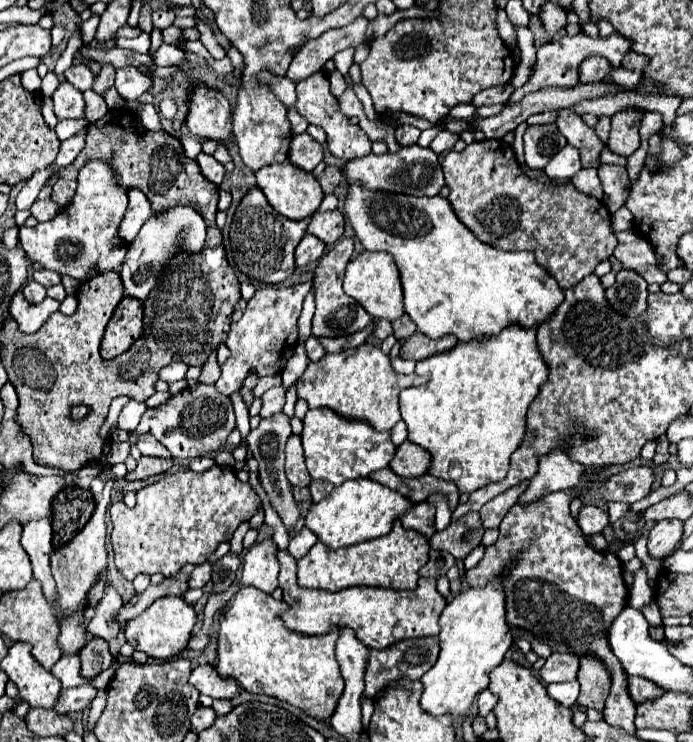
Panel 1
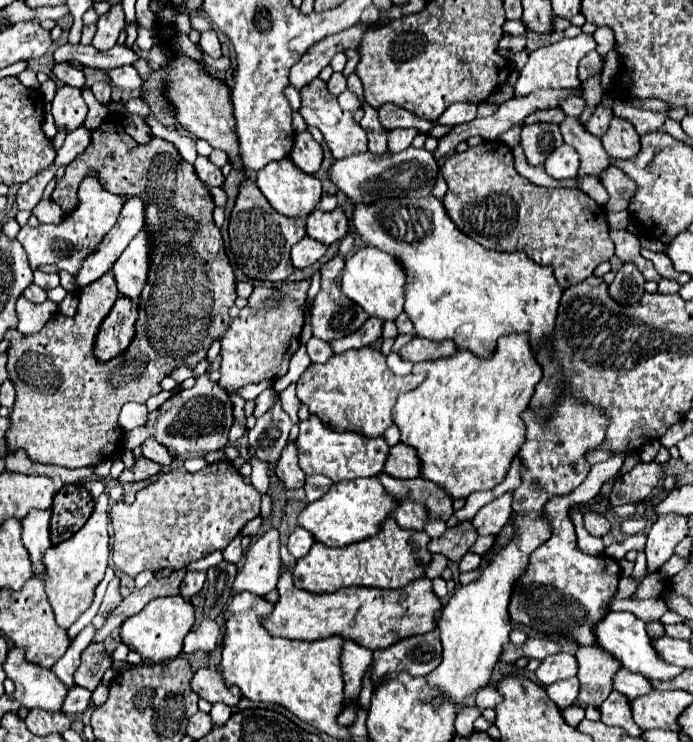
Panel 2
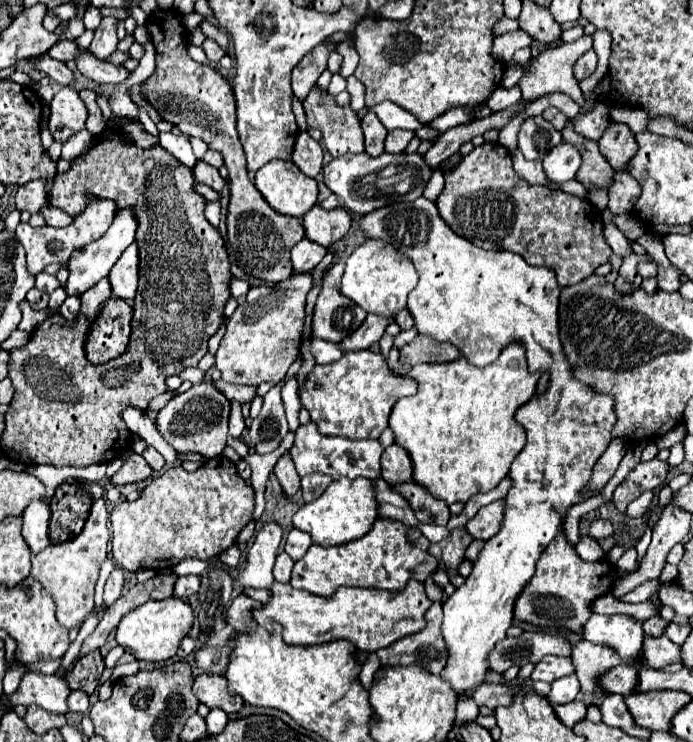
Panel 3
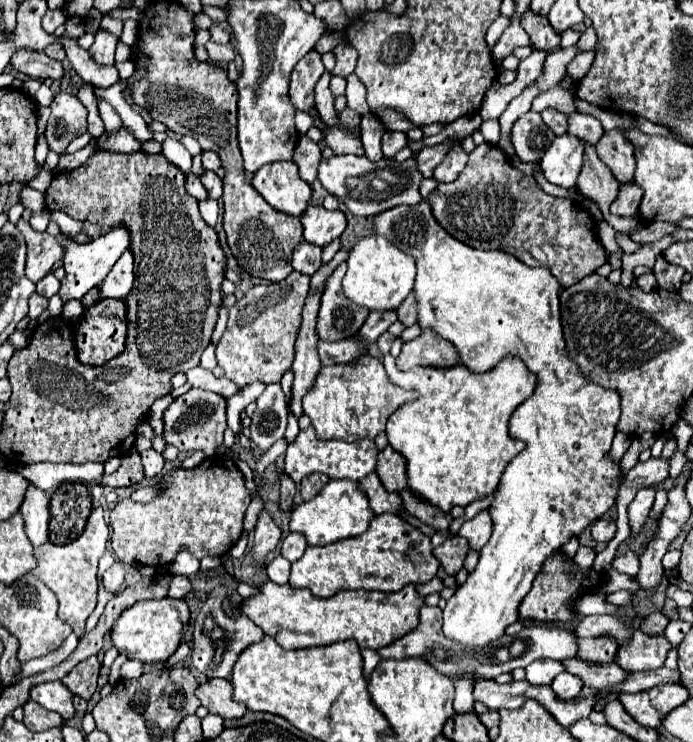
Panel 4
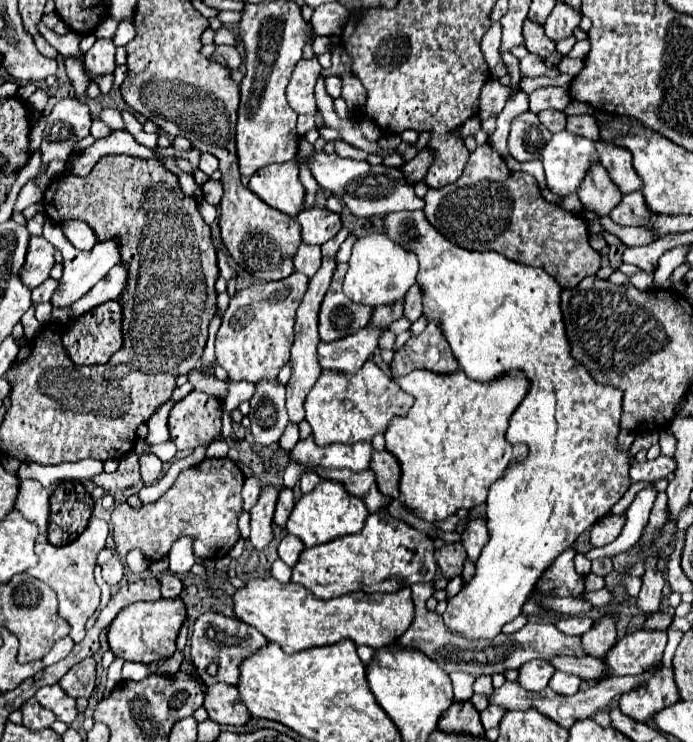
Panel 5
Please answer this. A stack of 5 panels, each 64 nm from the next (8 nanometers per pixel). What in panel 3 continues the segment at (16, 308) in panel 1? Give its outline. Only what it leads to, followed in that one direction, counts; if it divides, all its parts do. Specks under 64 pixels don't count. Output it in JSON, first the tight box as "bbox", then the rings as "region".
{"bbox":[18,300,50,332],"region":[[[24,300],[24,304],[20,304],[20,310],[22,310],[22,322],[20,322],[18,330],[24,330],[24,332],[36,330],[44,322],[44,314],[46,316],[50,314],[50,308],[46,308],[46,310],[34,310],[32,306],[26,304],[26,300]]]}

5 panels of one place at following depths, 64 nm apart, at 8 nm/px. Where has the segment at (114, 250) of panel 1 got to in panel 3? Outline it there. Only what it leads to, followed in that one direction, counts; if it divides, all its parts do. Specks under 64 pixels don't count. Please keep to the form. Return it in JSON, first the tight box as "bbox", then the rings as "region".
{"bbox":[16,196,118,274],"region":[[[88,196],[88,206],[84,208],[84,212],[80,212],[74,222],[66,228],[52,228],[52,226],[42,226],[42,228],[32,228],[30,224],[20,224],[16,228],[16,236],[20,240],[20,244],[26,250],[26,258],[28,258],[28,270],[30,274],[38,274],[44,270],[44,266],[48,264],[66,264],[72,256],[72,252],[76,252],[76,248],[84,248],[84,244],[90,244],[94,240],[98,240],[112,224],[114,216],[116,216],[118,208],[114,200],[104,200],[104,198],[94,198]]]}

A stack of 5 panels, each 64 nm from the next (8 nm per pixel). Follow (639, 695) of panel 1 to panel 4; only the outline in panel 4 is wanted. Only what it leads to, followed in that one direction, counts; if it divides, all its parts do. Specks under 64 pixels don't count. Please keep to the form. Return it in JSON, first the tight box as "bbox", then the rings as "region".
{"bbox":[564,660,628,690],"region":[[[564,660],[564,666],[568,672],[580,676],[586,686],[594,690],[608,690],[618,684],[622,684],[628,678],[628,672],[620,668],[618,664],[586,664],[584,660]]]}

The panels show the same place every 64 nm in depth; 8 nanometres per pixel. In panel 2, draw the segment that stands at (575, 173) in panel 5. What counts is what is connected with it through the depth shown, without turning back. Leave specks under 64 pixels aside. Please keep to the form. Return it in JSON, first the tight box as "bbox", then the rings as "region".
{"bbox":[544,144,580,180],"region":[[[568,144],[556,148],[556,150],[548,156],[548,160],[546,160],[546,164],[544,164],[546,174],[552,176],[552,178],[556,178],[556,180],[576,178],[578,166],[580,166],[578,152],[576,152],[572,146],[568,146]]]}

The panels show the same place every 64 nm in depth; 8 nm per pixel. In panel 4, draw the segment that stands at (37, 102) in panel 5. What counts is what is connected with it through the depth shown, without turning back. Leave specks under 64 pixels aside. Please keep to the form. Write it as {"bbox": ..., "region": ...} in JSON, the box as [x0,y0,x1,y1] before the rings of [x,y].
{"bbox":[32,84,54,107],"region":[[[42,84],[38,91],[32,95],[32,98],[35,100],[38,107],[49,106],[54,99],[54,94],[49,87]]]}

